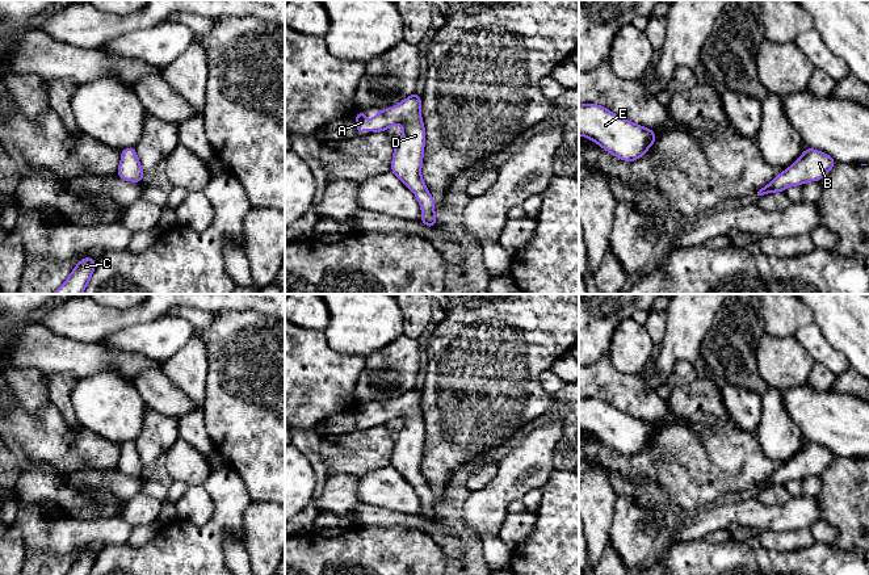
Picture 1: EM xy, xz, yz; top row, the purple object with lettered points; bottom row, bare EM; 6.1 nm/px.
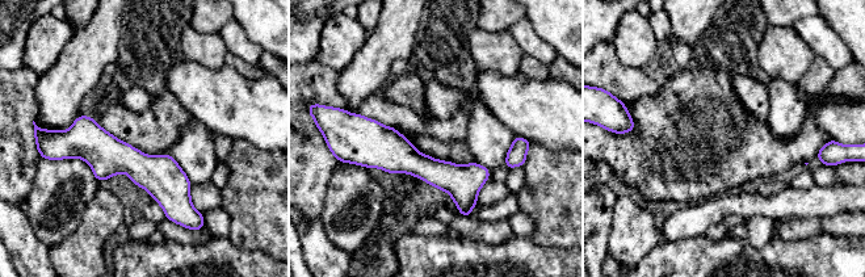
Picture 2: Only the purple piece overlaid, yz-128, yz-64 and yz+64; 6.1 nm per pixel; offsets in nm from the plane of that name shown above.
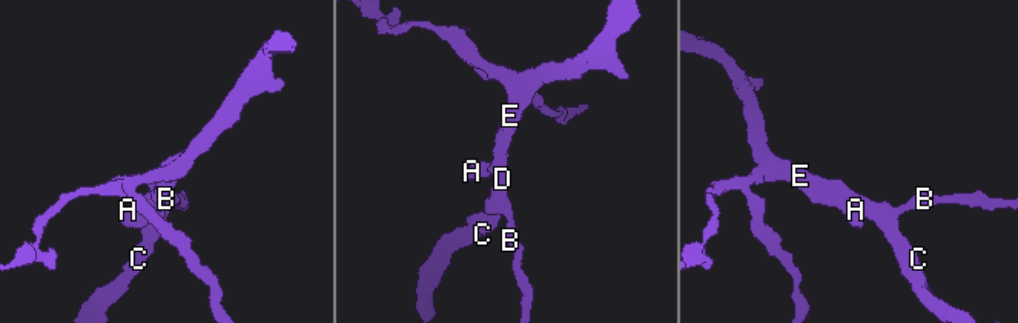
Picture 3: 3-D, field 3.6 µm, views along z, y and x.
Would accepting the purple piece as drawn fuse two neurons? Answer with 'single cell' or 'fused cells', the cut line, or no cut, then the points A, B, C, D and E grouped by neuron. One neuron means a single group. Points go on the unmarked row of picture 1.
single cell; cut none; groups A B C D E

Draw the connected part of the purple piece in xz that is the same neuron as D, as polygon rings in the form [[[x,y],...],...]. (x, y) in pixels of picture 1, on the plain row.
[[[415,386],[392,402],[377,404],[370,416],[366,415],[365,406],[358,406],[354,411],[357,429],[364,429],[366,420],[369,427],[386,425],[392,419],[404,421],[399,436],[394,440],[391,466],[417,491],[423,507],[420,516],[433,522],[436,496],[421,473],[425,421],[420,403],[421,391]]]

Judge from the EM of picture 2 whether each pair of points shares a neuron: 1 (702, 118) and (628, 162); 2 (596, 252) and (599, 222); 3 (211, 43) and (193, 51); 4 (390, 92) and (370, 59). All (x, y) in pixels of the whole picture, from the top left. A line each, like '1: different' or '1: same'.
1: same
2: same
3: same
4: different

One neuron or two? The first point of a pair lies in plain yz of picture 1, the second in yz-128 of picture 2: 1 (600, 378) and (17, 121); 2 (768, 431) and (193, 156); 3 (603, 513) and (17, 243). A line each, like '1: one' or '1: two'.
1: one
2: one
3: two

